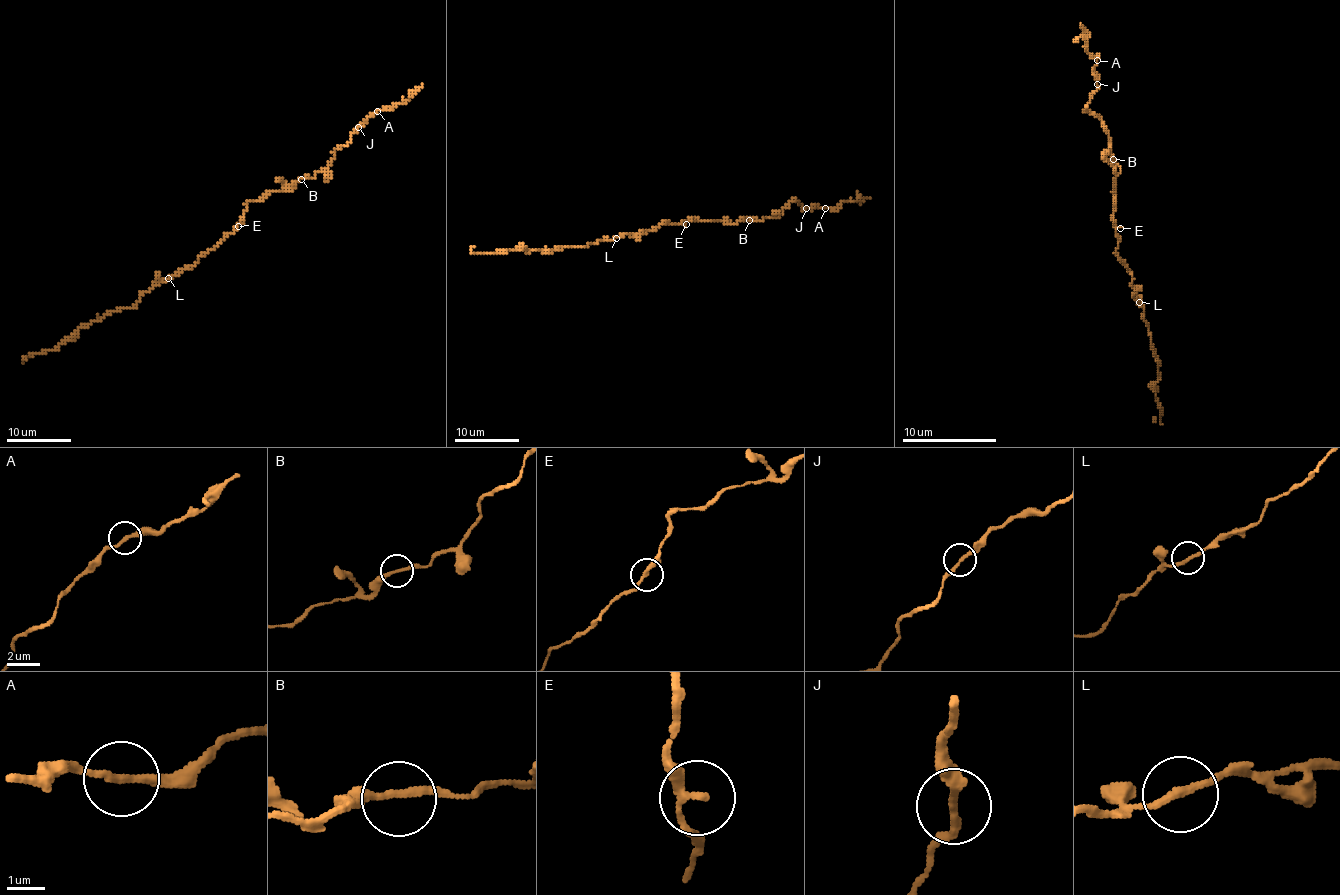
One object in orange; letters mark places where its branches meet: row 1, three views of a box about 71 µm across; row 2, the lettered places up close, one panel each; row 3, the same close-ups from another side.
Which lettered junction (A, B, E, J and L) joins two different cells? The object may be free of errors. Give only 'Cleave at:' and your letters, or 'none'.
Cleave at: none

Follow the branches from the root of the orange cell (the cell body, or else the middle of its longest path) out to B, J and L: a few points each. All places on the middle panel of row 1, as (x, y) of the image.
B: (679, 223), (689, 220), (725, 223), (749, 220)
J: (679, 223), (762, 220), (778, 217), (795, 200), (806, 208)
L: (679, 223), (665, 221), (647, 233), (616, 238)

